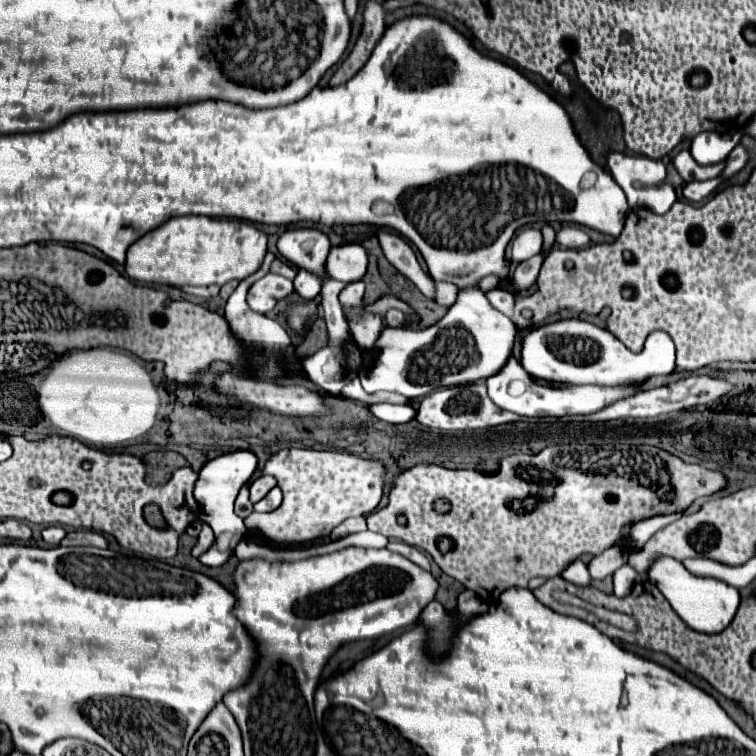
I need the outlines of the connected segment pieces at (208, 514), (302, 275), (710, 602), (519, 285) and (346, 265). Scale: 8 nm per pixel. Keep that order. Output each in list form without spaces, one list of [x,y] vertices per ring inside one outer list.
[[[235,450],[223,456],[217,456],[215,460],[207,462],[201,472],[199,472],[199,480],[195,484],[195,498],[203,508],[201,518],[213,528],[215,532],[215,542],[213,546],[199,556],[199,560],[205,566],[221,566],[223,562],[229,560],[229,556],[233,554],[235,546],[247,536],[247,528],[243,524],[243,520],[233,512],[233,502],[239,494],[239,490],[245,486],[245,482],[251,478],[251,474],[257,468],[257,456],[249,450]]]
[[[297,272],[297,278],[293,280],[295,284],[295,292],[307,300],[313,300],[319,290],[321,290],[321,280],[317,276],[313,276],[311,272]]]
[[[657,556],[647,570],[647,578],[655,582],[655,586],[661,590],[661,594],[669,600],[669,604],[677,610],[681,618],[689,616],[687,624],[693,630],[725,630],[733,620],[741,600],[739,590],[735,590],[733,586],[727,586],[715,578],[699,578],[687,572],[687,568],[679,560],[669,556]]]
[[[533,256],[529,258],[527,262],[521,262],[517,264],[515,272],[511,274],[511,284],[515,288],[515,292],[521,292],[521,290],[527,290],[535,284],[537,276],[539,276],[539,268],[541,268],[541,262],[543,262],[543,256]]]
[[[357,243],[332,247],[327,260],[327,272],[331,274],[331,278],[341,280],[345,284],[361,280],[367,272],[366,250]]]

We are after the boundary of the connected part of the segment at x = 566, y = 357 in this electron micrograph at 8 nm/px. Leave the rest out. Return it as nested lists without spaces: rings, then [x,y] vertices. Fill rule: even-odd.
[[[557,320],[525,332],[521,364],[533,378],[557,384],[635,384],[645,382],[651,376],[671,374],[675,370],[675,344],[669,334],[657,330],[649,334],[645,348],[639,354],[633,354],[605,328],[585,320]]]

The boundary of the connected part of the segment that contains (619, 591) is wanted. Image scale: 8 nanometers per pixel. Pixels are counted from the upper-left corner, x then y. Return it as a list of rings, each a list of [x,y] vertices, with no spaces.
[[[625,564],[625,566],[621,566],[615,574],[613,574],[613,586],[615,586],[615,596],[617,598],[623,598],[623,596],[627,596],[629,592],[631,592],[631,588],[633,588],[633,584],[639,580],[639,574],[629,566],[629,564]]]

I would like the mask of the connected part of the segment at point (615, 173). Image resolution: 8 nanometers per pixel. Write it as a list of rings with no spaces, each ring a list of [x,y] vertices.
[[[609,152],[607,154],[607,168],[611,172],[611,176],[615,178],[615,182],[623,188],[623,192],[627,194],[629,206],[641,206],[647,208],[655,214],[665,214],[673,202],[677,200],[675,188],[671,184],[667,184],[667,168],[661,160],[651,160],[645,156],[627,156],[621,152]]]

